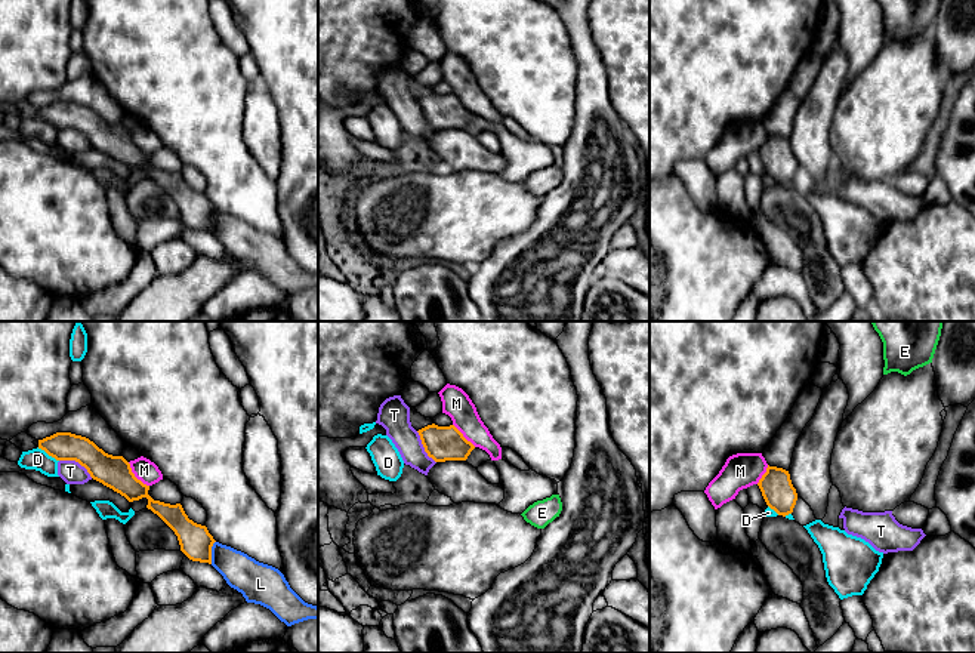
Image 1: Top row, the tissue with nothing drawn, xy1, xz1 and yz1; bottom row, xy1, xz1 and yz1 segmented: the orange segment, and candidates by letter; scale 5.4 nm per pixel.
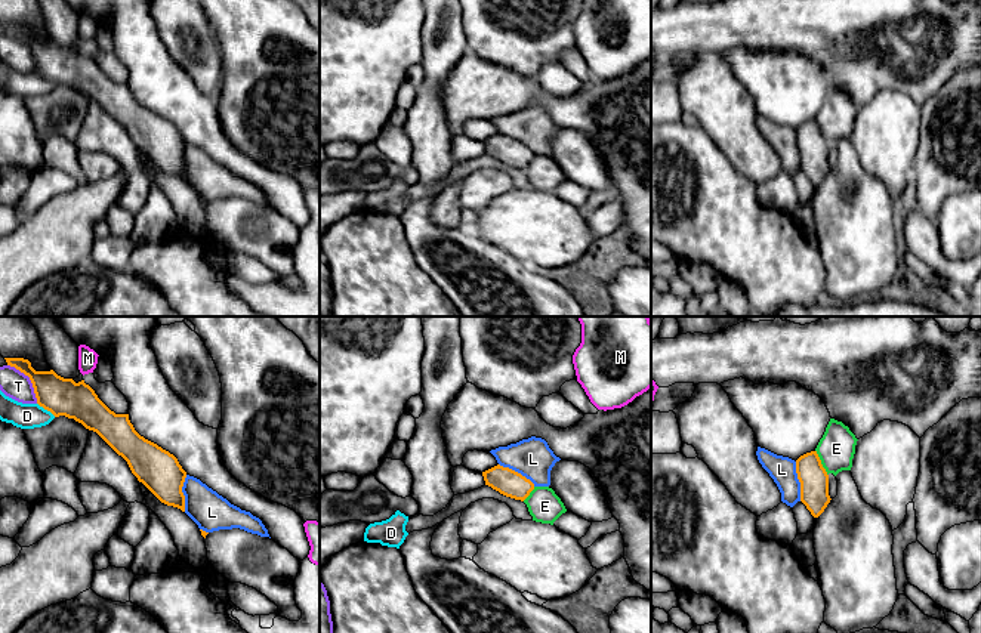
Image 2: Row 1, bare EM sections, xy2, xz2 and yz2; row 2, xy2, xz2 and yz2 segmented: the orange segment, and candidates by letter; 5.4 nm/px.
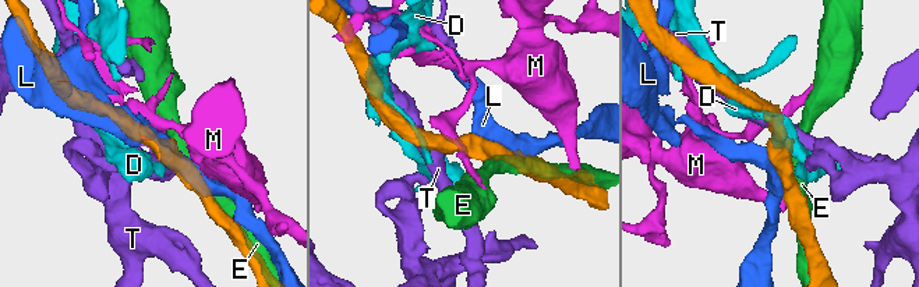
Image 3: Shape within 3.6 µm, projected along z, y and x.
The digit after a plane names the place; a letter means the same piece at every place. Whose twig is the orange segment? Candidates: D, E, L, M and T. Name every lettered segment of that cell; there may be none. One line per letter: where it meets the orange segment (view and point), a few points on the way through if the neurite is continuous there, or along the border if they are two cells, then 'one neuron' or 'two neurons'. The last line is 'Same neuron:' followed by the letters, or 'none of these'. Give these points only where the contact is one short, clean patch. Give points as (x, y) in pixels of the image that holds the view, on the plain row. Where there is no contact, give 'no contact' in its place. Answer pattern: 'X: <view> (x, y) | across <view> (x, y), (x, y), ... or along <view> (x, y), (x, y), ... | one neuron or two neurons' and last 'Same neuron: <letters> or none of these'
D: xy1 (48, 122) | two neurons
E: yz2 (820, 132) | two neurons
L: yz2 (799, 150) | one neuron
M: xy1 (133, 144) | along xy1 (127, 131), (132, 141), (148, 154) | two neurons
T: xy2 (30, 48) | two neurons
Same neuron: L

